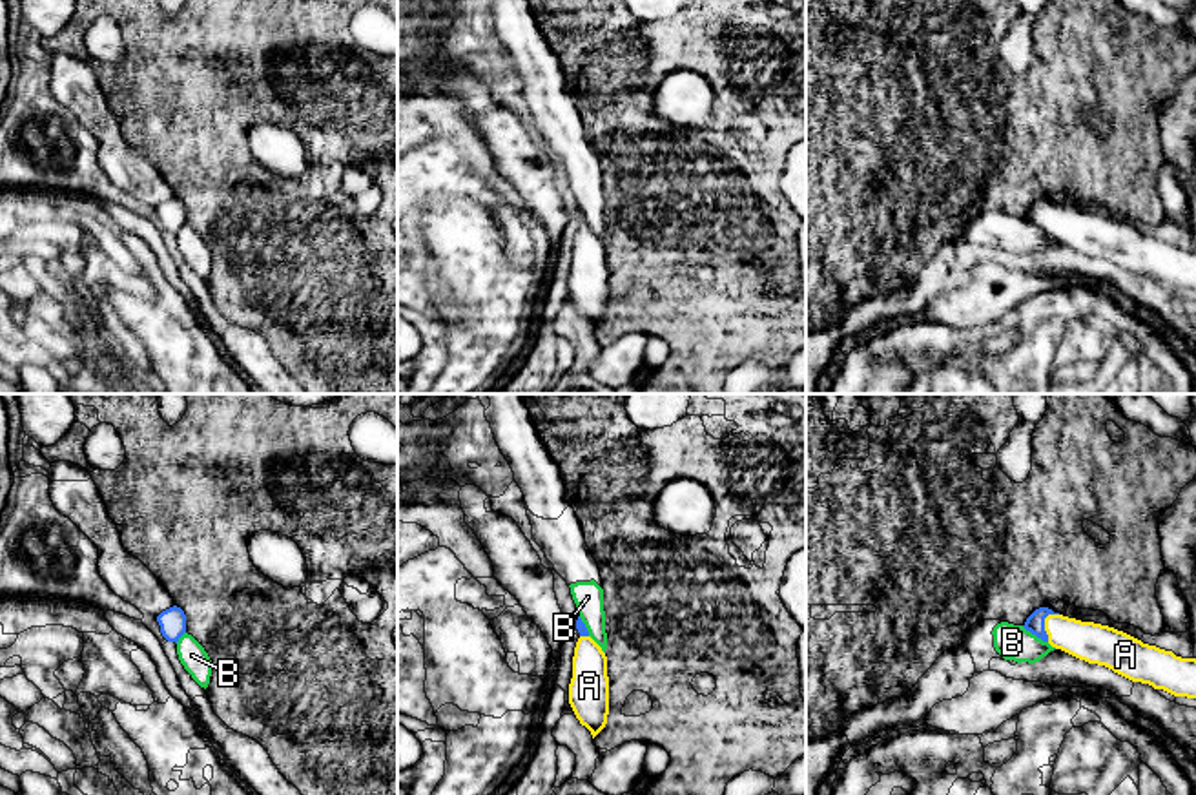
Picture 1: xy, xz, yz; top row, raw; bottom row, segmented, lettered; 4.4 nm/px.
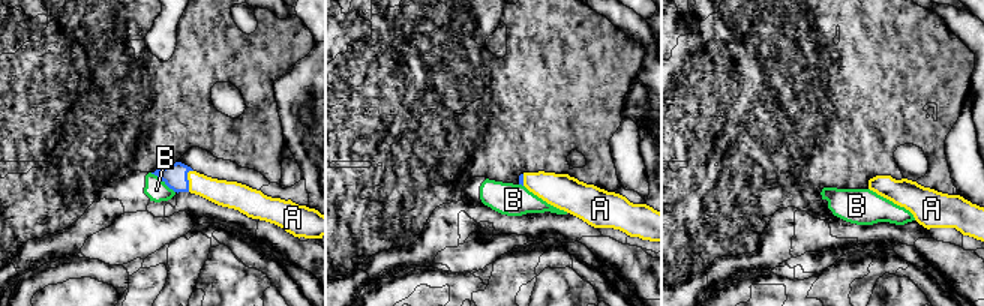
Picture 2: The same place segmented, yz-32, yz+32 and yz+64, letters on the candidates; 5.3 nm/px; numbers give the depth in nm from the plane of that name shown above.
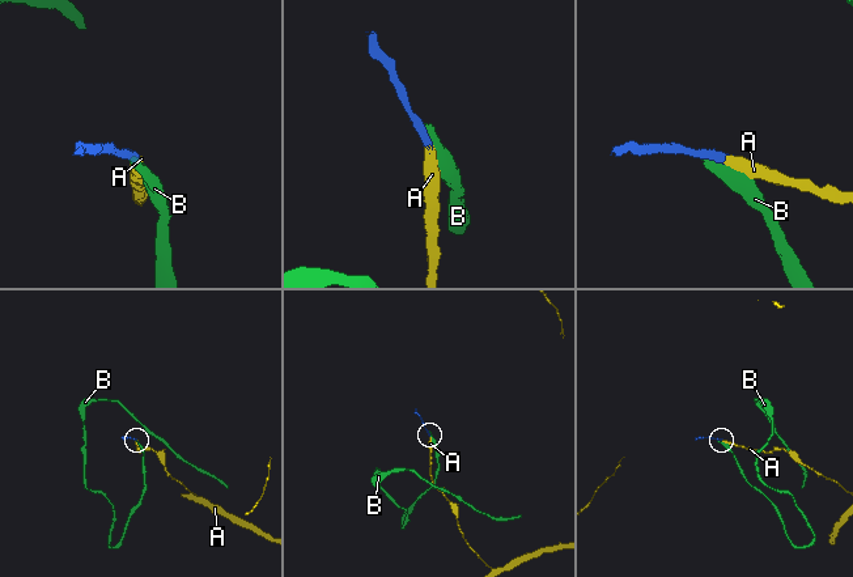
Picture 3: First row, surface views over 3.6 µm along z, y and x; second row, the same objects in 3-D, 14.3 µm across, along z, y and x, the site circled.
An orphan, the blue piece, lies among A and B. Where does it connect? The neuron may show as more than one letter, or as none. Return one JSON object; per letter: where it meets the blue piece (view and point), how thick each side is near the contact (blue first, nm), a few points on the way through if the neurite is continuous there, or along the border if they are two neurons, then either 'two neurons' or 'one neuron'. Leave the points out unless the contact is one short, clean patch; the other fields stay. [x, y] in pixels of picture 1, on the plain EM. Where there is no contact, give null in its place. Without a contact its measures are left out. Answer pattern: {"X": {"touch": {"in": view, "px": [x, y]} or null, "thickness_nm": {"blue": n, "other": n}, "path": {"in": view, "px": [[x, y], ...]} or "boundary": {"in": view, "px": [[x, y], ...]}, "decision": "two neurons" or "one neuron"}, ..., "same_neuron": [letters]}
{"A": {"touch": {"in": "yz", "px": [1043, 216]}, "thickness_nm": {"blue": 80, "other": 180}, "path": {"in": "yz", "px": [[1036, 212], [1043, 216], [1092, 234]]}, "decision": "one neuron"}, "B": {"touch": {"in": "yz", "px": [1034, 225]}, "thickness_nm": {"blue": 80, "other": 160}, "boundary": {"in": "yz", "px": [[1021, 217], [1047, 234]]}, "decision": "two neurons"}, "same_neuron": ["A"]}

